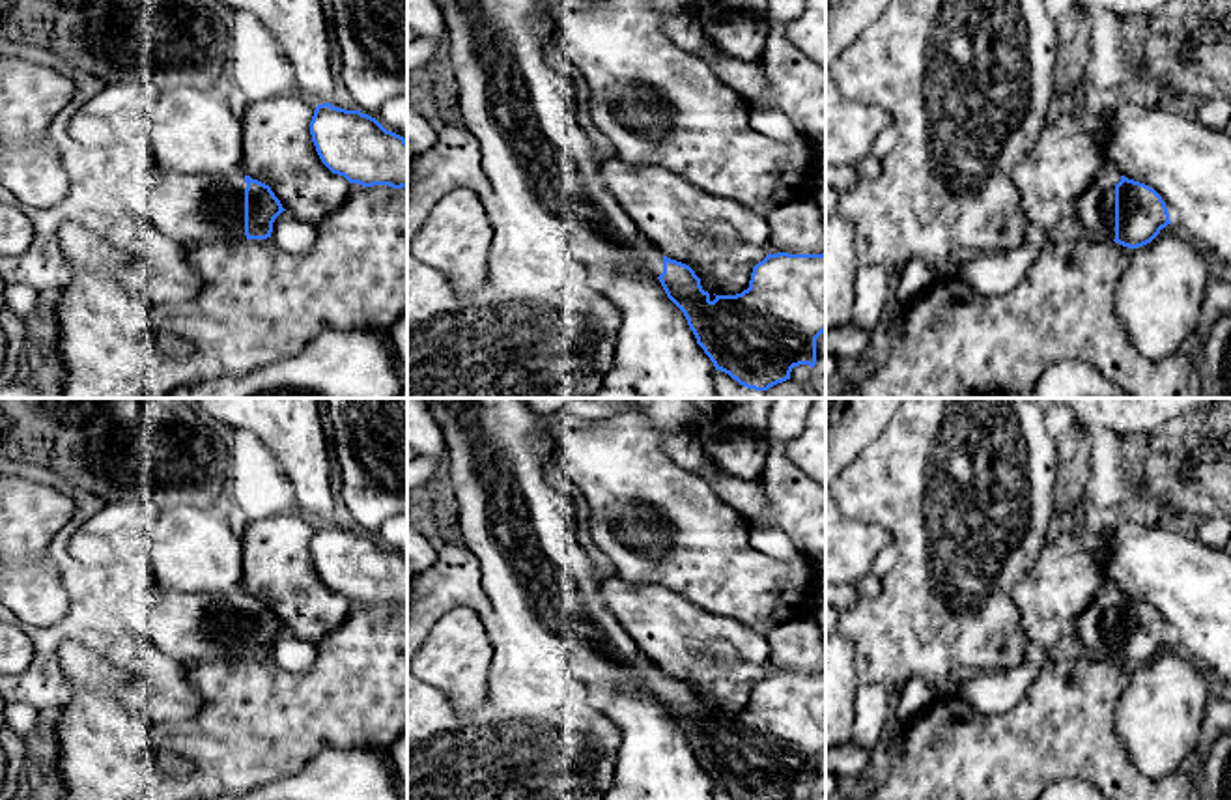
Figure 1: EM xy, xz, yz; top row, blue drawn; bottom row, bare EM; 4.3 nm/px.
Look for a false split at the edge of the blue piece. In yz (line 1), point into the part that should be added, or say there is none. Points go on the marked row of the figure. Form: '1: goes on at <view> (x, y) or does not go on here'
1: goes on at yz (1093, 214)

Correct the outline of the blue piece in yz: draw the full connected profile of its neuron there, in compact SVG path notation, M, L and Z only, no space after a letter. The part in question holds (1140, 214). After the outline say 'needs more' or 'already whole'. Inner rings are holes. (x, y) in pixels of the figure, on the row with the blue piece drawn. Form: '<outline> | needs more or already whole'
M1108 166L1068 211L1076 232L1128 249L1151 243L1171 224L1166 202L1145 183Z | needs more

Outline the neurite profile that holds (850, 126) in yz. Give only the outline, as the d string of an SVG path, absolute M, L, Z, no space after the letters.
M826 0L826 164L856 166L870 153L876 135L893 125L876 105L848 99L835 84L831 67L891 0Z

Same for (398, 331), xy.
M407 310L394 321L390 336L396 348L396 359L403 372L407 372Z

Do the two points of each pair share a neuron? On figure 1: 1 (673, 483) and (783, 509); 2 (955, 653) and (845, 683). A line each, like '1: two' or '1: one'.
1: two
2: two

